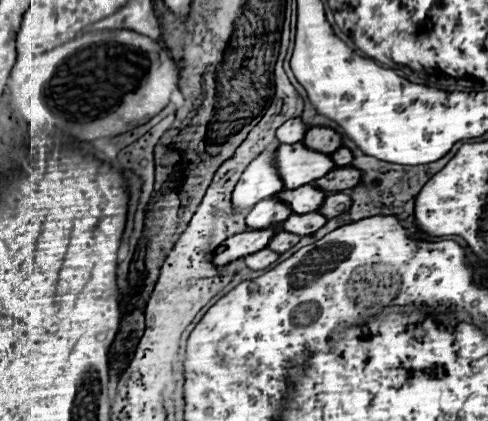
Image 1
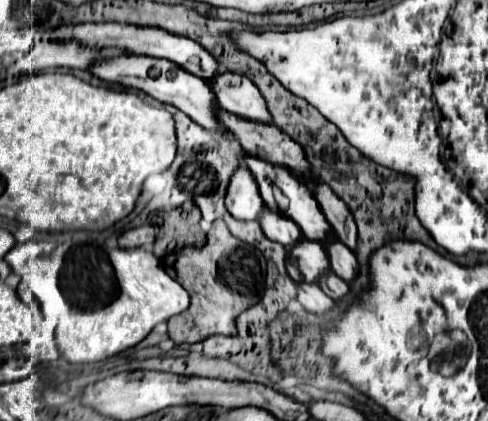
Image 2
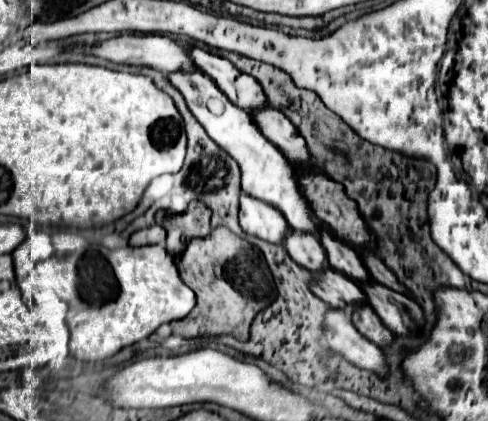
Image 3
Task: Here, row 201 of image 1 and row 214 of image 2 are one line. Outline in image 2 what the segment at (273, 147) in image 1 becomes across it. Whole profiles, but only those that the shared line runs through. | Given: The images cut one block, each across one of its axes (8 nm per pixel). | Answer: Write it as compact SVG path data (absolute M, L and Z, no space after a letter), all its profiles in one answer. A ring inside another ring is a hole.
M238 168L230 180L226 208L236 220L254 222L264 212L264 200L260 198L260 190L256 190L256 178L248 174L246 168Z

